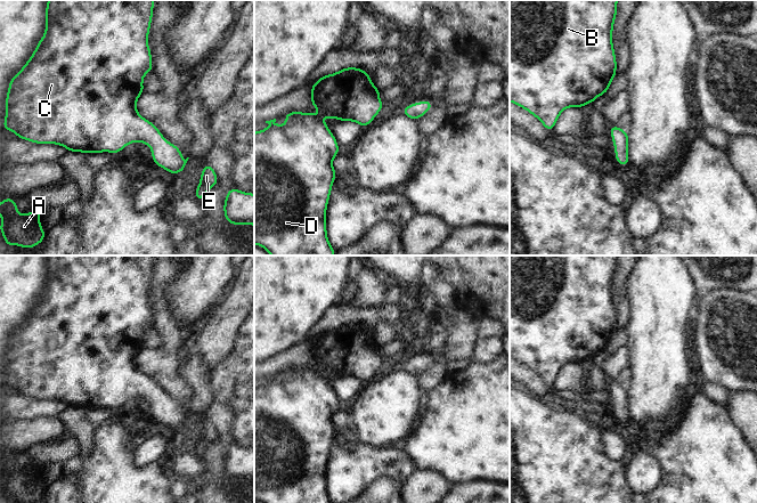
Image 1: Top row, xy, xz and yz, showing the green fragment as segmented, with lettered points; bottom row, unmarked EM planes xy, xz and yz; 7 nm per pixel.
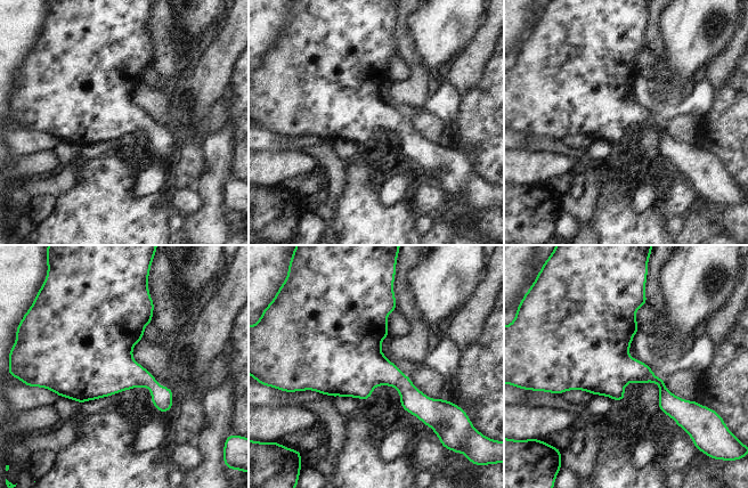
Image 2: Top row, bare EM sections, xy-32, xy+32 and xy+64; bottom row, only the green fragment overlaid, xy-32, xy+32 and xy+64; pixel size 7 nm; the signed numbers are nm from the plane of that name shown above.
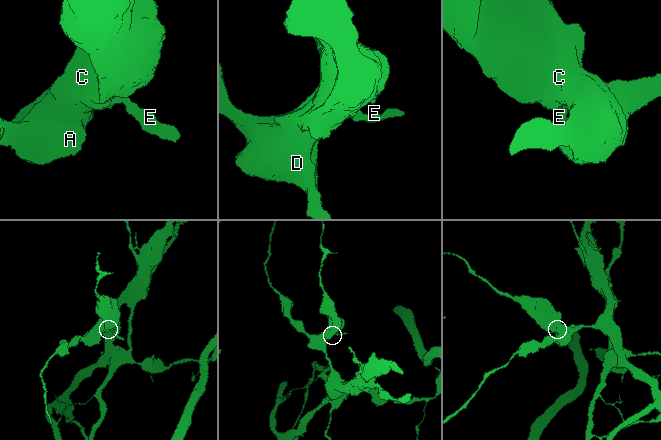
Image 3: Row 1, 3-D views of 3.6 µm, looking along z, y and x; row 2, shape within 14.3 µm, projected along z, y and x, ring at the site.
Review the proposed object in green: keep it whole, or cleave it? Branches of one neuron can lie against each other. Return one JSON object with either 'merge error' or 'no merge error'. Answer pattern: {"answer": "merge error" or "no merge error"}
{"answer": "no merge error"}

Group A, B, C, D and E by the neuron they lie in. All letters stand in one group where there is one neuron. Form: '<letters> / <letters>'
A B C D E

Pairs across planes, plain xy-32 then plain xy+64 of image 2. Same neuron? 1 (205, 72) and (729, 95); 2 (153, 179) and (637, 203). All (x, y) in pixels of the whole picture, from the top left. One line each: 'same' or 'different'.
1: different
2: same

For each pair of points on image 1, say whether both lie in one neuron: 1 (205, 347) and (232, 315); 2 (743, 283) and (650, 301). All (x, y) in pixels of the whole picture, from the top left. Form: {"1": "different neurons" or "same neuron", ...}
{"1": "same neuron", "2": "different neurons"}

